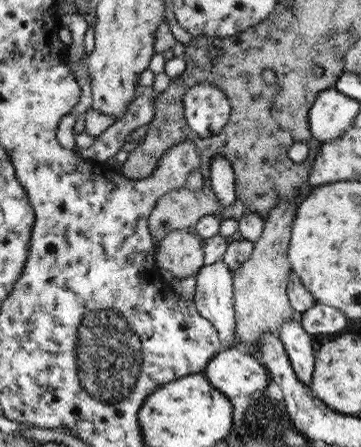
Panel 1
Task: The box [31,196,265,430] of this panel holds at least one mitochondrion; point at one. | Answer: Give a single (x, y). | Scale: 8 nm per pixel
(111, 369)

